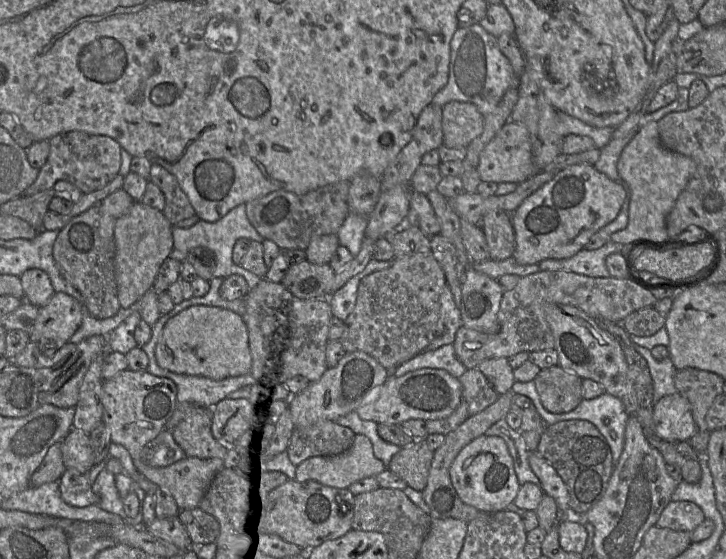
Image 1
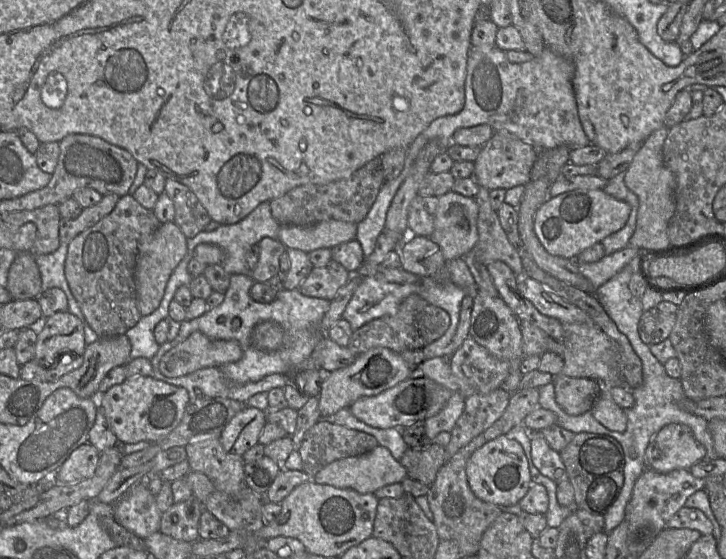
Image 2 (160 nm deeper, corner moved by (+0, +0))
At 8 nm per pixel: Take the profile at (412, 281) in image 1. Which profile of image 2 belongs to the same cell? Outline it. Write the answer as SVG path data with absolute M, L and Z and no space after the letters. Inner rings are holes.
M417 294L408 296L395 314L371 320L354 330L347 348L354 356L377 347L385 347L396 353L422 348L440 338L450 325L450 316L441 307L428 303Z

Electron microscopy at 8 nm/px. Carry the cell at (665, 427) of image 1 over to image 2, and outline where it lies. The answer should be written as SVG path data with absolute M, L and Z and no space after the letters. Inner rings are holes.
M682 424L662 427L650 440L645 451L645 468L660 473L686 469L705 459L707 452Z

